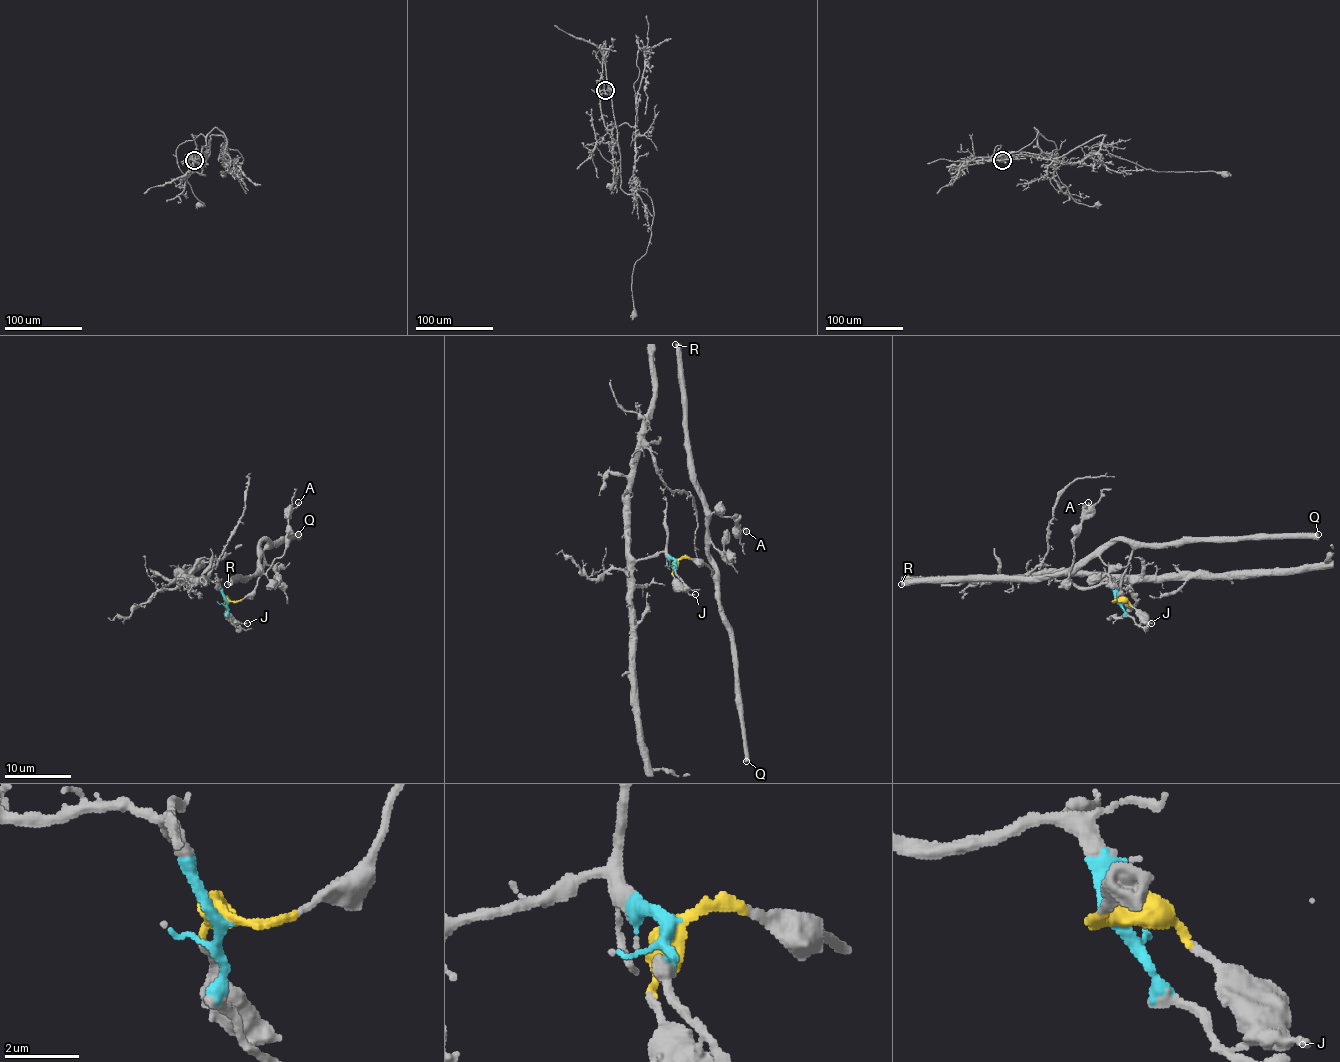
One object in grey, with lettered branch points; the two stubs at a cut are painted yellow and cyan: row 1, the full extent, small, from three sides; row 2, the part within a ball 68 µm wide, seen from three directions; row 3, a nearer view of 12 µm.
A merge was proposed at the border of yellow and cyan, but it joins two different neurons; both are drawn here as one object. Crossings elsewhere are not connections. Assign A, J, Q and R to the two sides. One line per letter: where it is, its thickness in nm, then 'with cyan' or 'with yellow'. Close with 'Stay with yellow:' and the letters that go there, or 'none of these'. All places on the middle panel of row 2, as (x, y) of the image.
A: place (746, 531); calibre 140 nm; with yellow
J: place (695, 594); calibre 150 nm; with yellow
Q: place (746, 761); calibre 600 nm; with yellow
R: place (675, 344); calibre 550 nm; with yellow
Stay with yellow: A, J, Q, R

